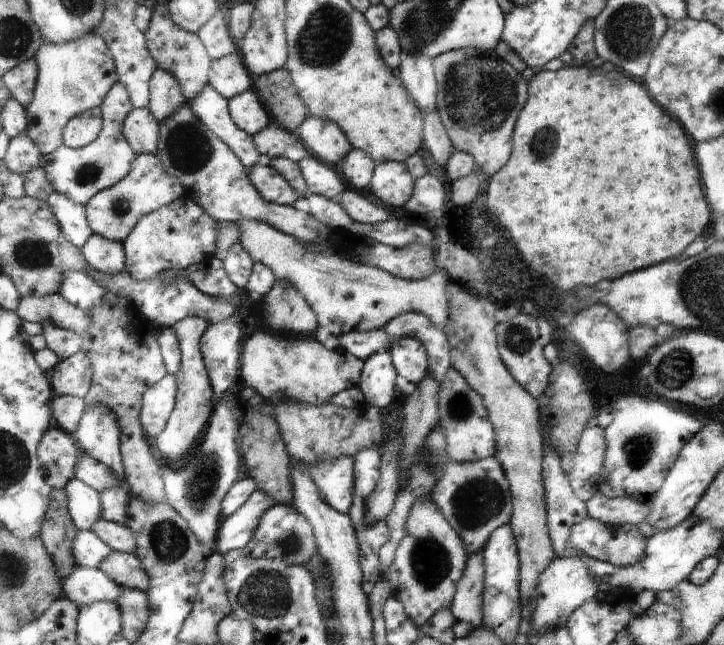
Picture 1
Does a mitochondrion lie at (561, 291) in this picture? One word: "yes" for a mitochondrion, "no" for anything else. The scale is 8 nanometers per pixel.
no

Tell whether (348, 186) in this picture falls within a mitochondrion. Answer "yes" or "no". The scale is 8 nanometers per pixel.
no

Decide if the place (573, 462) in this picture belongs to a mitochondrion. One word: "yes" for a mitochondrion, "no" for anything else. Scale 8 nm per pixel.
no

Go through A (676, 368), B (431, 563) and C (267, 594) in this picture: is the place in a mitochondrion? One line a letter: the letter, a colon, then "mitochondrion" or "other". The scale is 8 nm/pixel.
A: mitochondrion
B: mitochondrion
C: mitochondrion

